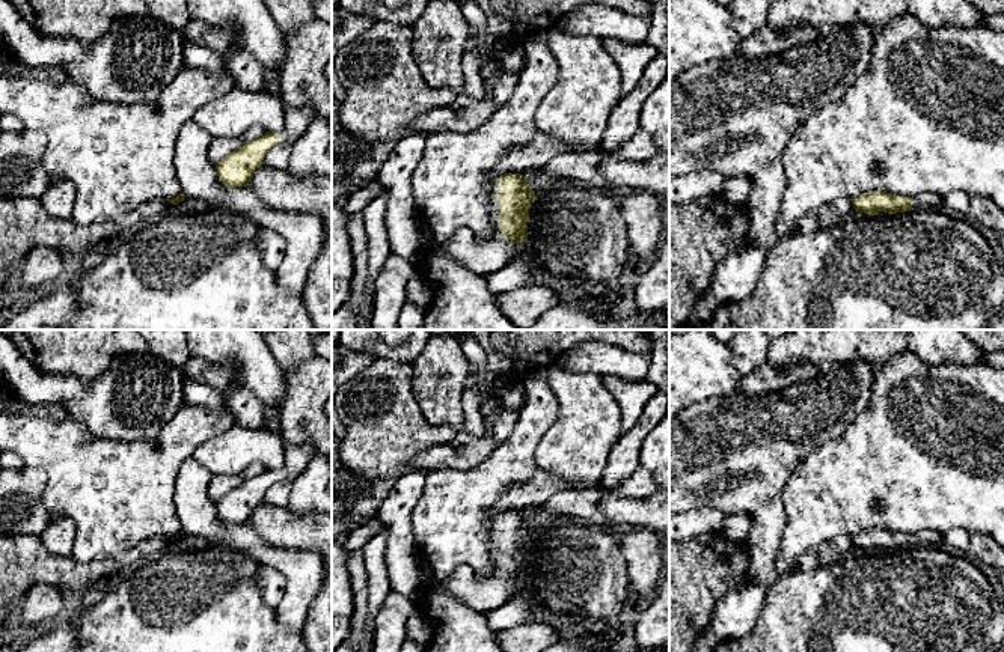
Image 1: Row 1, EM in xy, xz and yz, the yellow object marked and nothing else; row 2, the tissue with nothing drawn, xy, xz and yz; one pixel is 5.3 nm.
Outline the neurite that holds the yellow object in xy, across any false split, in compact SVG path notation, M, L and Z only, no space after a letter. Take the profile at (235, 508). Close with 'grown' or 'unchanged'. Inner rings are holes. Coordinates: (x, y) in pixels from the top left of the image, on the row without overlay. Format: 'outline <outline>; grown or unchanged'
outline M286 444L285 464L279 470L267 468L250 479L240 474L214 474L208 483L208 495L216 501L219 518L225 524L244 524L264 500L267 489L279 482L294 482L311 458L318 453L309 444Z; grown

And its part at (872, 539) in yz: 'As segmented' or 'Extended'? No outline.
Extended

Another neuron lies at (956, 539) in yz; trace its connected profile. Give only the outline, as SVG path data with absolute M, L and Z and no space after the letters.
M950 529L941 533L945 542L945 548L960 554L968 553L971 535L966 530Z

